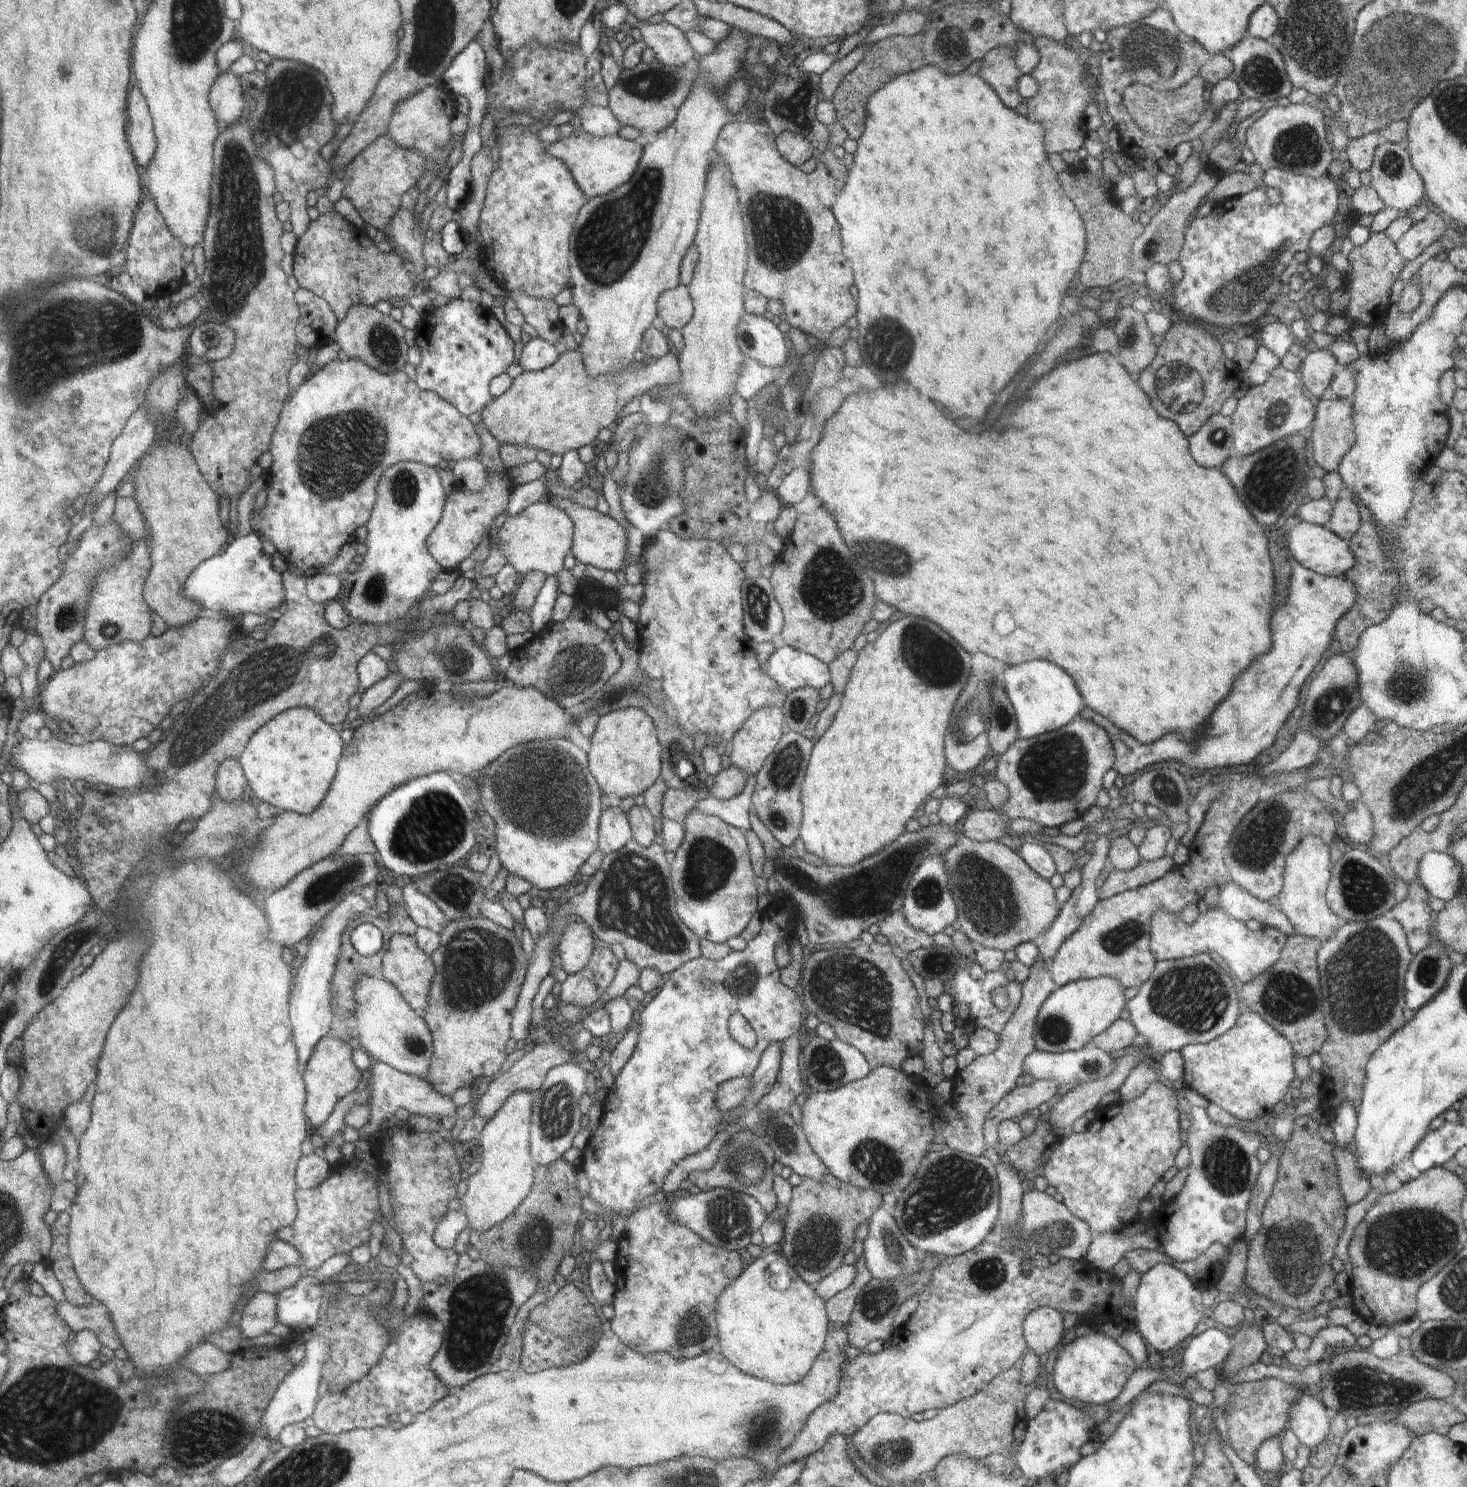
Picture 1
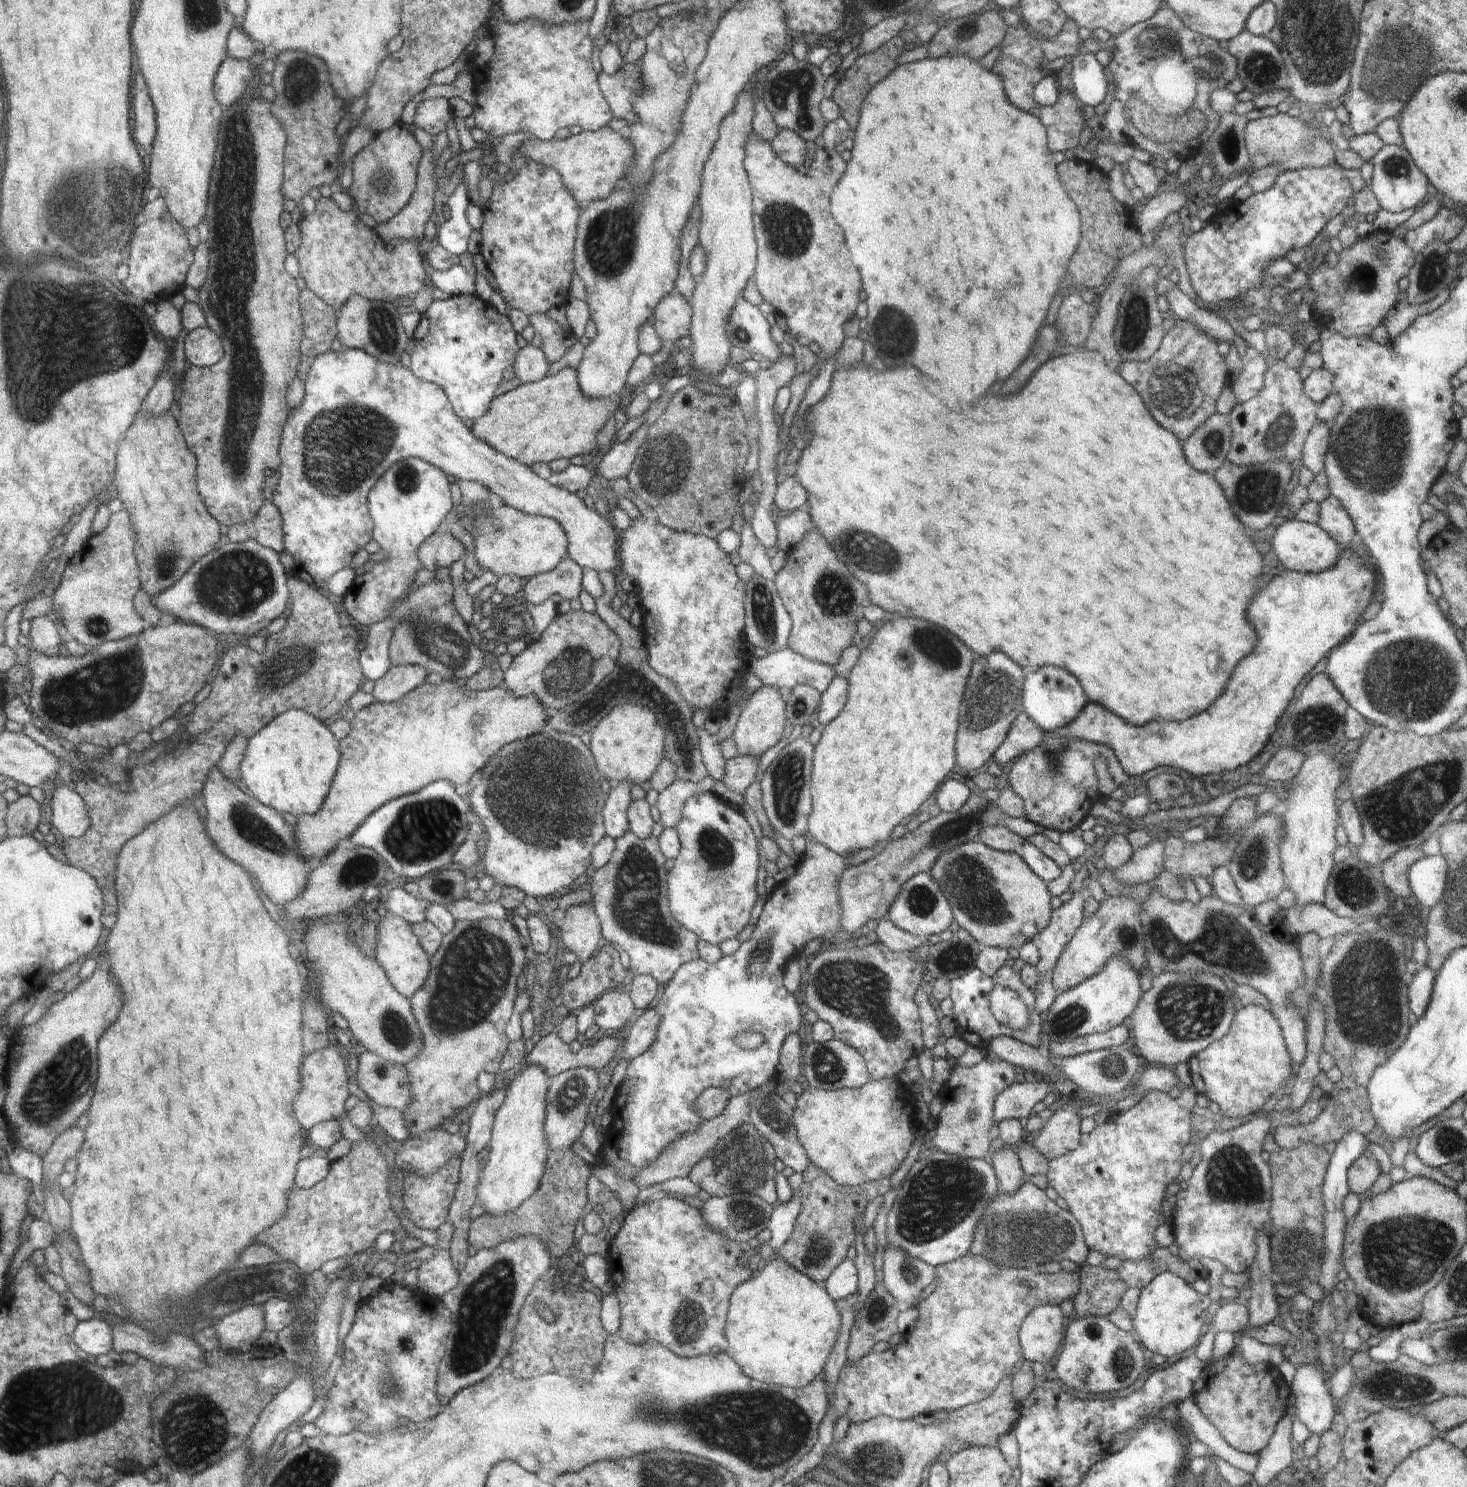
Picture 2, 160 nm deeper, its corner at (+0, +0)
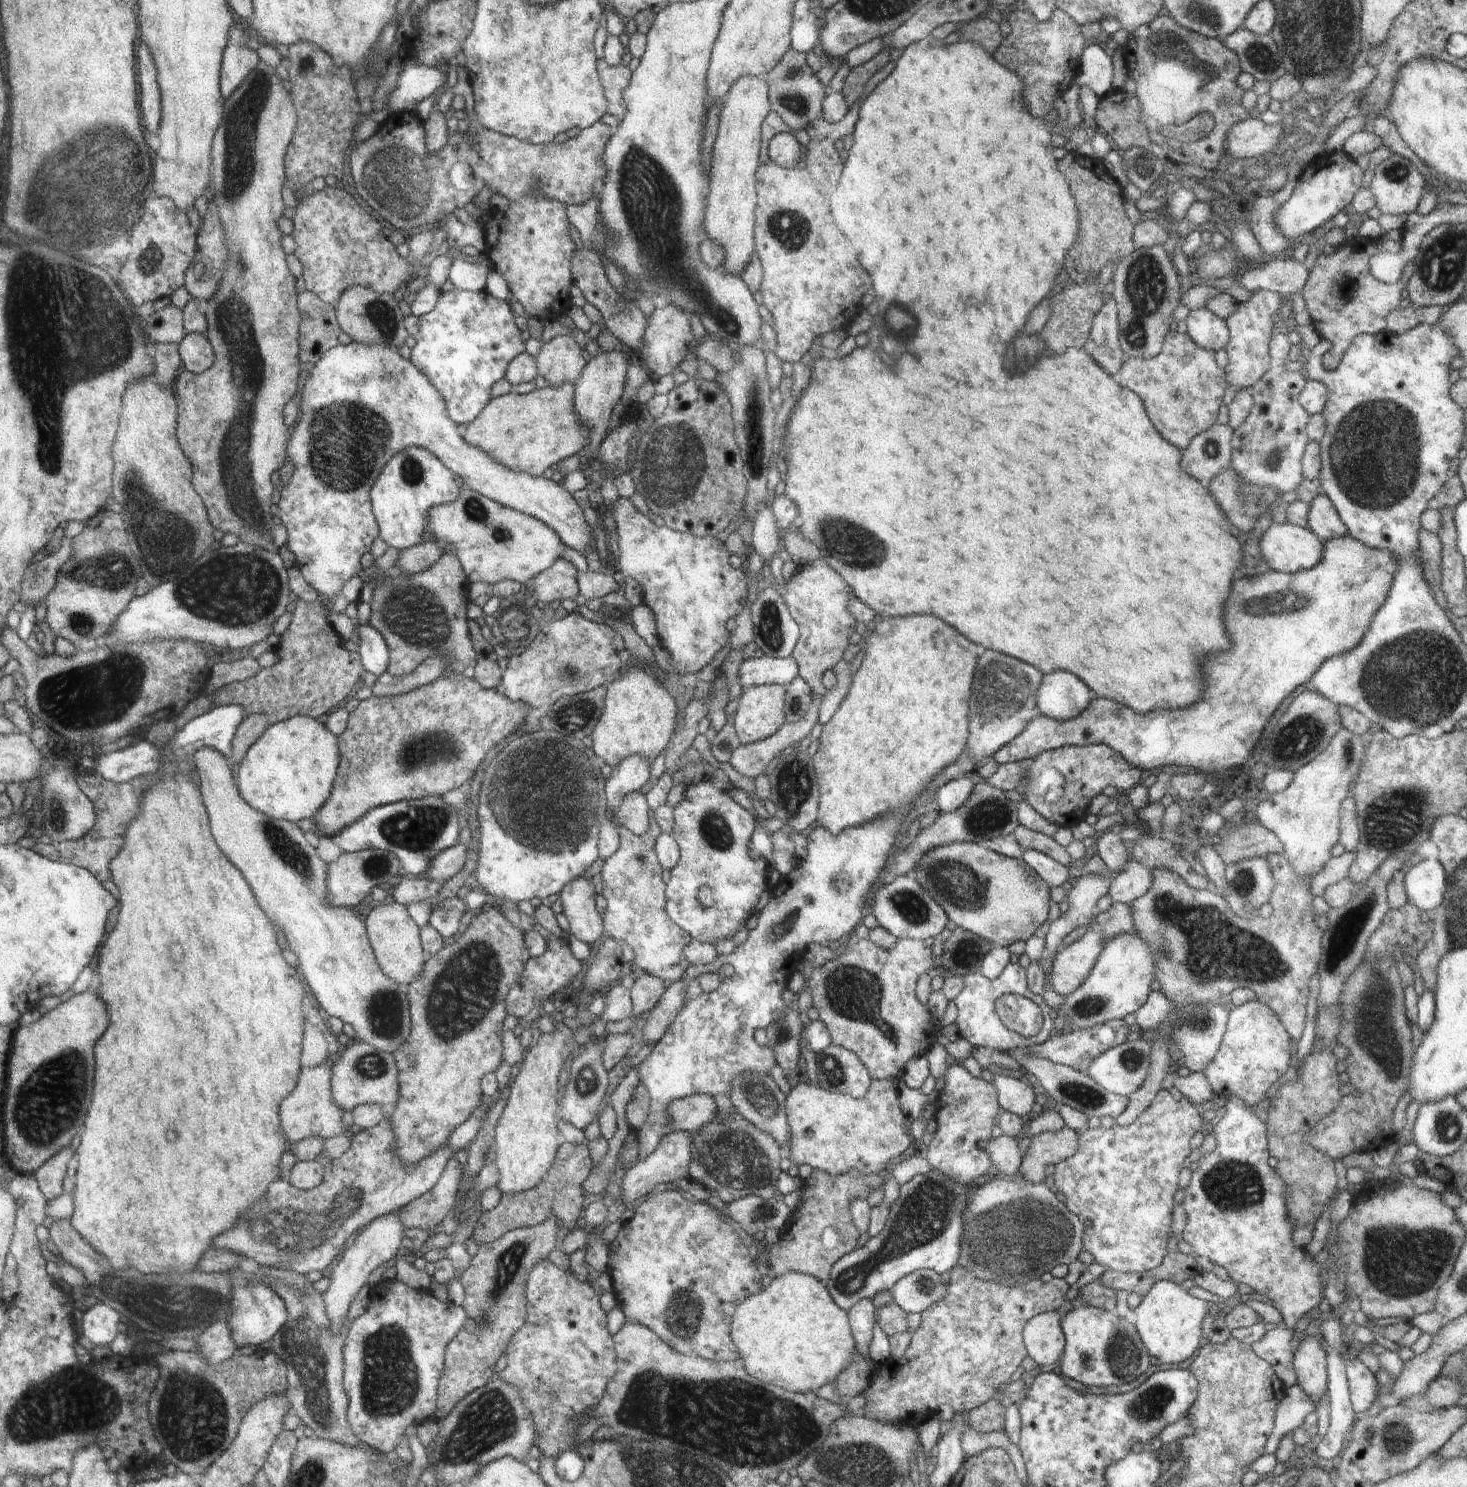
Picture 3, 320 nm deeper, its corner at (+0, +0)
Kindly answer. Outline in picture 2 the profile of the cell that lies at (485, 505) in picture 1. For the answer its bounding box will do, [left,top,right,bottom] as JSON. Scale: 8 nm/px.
[419,532,462,573]

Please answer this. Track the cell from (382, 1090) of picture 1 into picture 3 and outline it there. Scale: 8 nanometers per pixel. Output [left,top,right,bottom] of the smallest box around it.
[331,1039,399,1112]

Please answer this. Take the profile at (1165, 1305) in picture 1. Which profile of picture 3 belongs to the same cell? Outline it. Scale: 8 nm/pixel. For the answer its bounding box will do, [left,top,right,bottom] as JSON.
[1131,1281,1210,1364]

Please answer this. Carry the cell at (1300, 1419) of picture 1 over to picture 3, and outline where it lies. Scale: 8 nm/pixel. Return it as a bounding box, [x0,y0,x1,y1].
[1293,1335,1327,1404]

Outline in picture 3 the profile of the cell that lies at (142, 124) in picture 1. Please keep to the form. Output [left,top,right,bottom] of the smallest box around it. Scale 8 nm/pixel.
[140,41,162,132]

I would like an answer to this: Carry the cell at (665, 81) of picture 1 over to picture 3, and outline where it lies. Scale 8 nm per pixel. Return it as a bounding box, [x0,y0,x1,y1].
[598,58,632,118]

